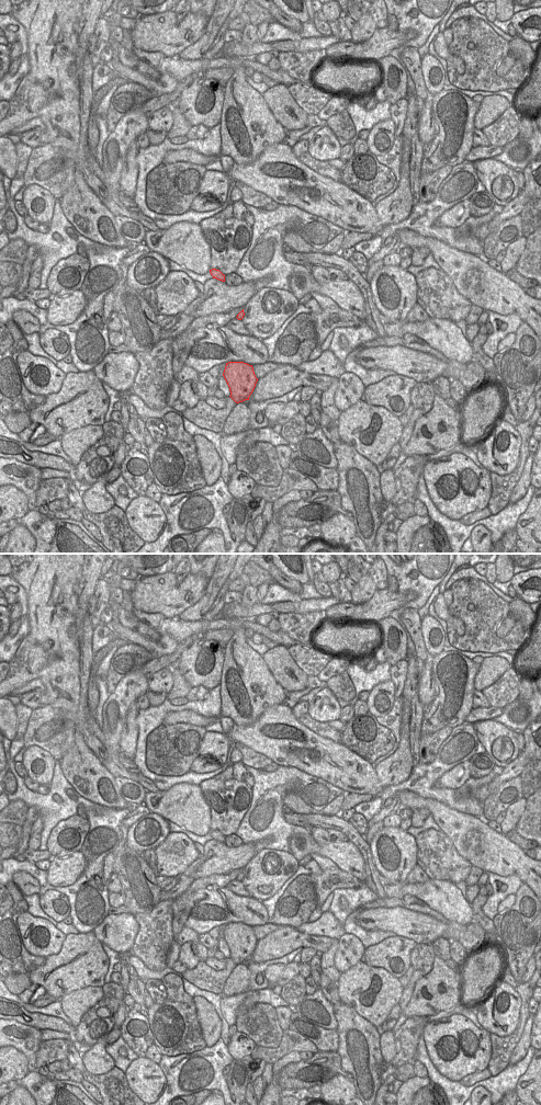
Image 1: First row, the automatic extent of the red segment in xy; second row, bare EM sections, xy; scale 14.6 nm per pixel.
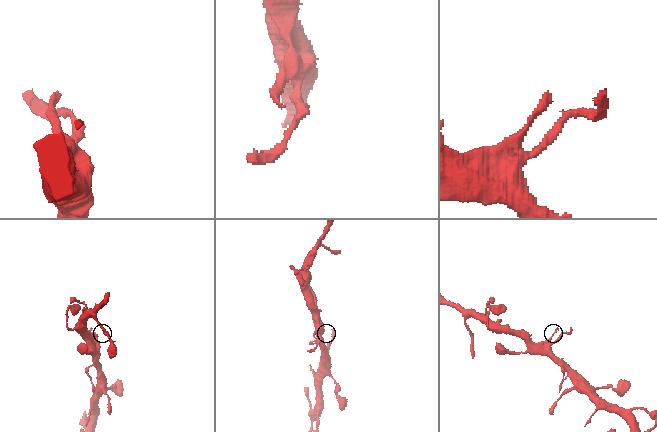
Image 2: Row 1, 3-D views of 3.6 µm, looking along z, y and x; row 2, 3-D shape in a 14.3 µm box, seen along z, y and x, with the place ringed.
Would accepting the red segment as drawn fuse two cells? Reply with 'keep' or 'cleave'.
keep

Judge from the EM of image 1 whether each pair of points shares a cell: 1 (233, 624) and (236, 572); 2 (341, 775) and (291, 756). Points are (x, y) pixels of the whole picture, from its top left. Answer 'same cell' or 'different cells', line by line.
1: different cells
2: same cell

